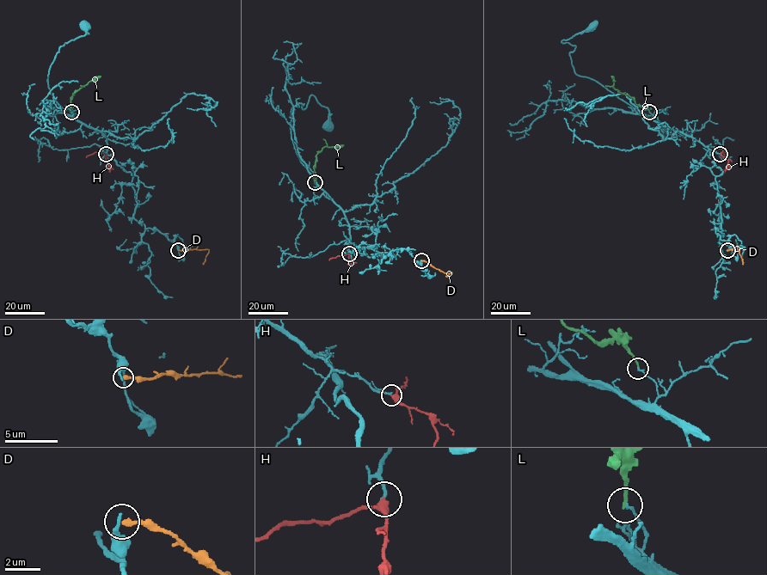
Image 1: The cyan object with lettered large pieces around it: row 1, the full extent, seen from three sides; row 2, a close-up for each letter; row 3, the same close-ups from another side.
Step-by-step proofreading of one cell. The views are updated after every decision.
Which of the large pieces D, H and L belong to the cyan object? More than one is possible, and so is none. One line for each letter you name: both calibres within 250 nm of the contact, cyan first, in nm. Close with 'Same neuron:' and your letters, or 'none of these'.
H: 180 nm thick on the cyan side, 300 nm on the other
Same neuron: H

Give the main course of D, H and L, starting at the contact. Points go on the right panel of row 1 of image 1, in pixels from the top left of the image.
D: (727, 250), (739, 249), (742, 265)
H: (720, 154), (728, 161), (724, 172)
L: (649, 112), (613, 87), (611, 76)

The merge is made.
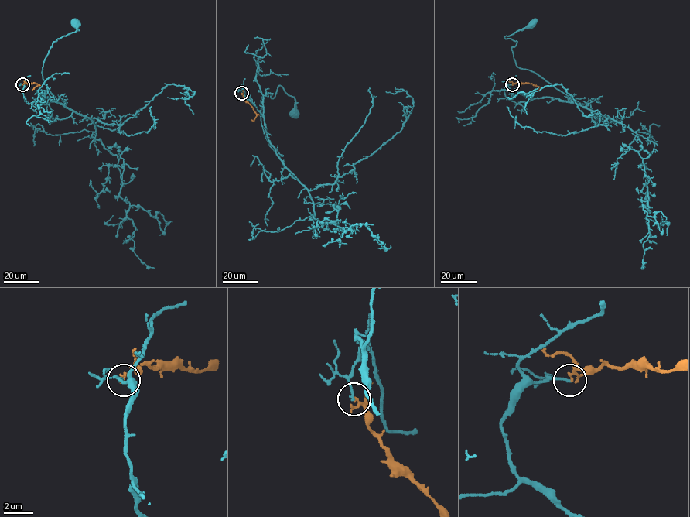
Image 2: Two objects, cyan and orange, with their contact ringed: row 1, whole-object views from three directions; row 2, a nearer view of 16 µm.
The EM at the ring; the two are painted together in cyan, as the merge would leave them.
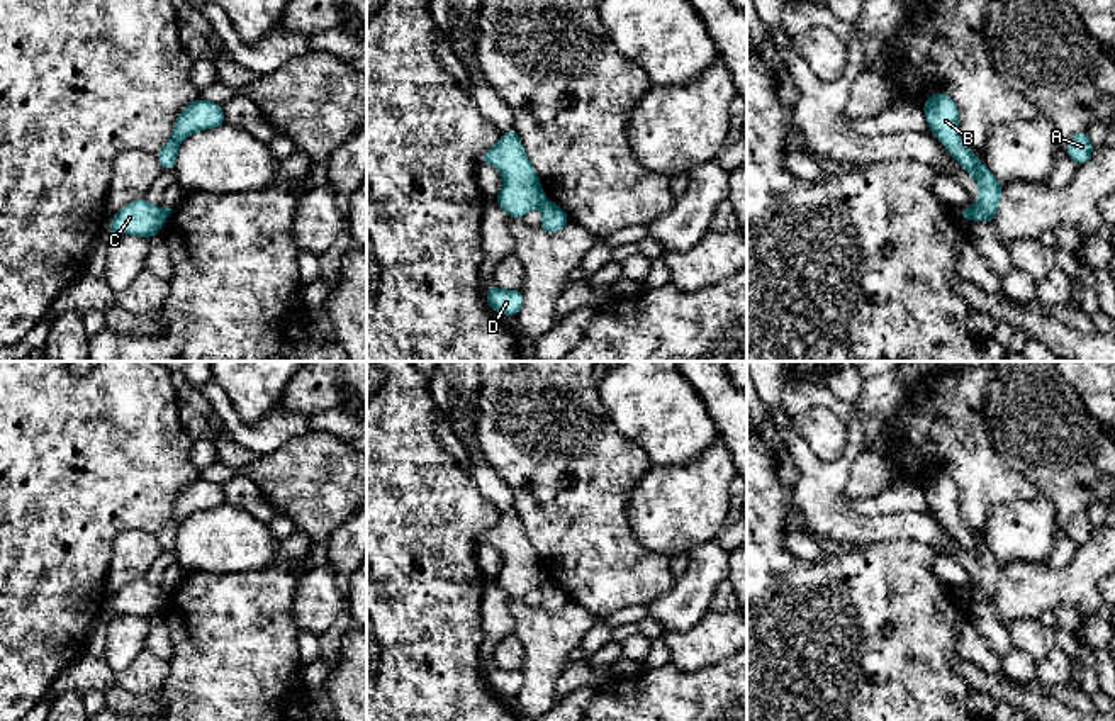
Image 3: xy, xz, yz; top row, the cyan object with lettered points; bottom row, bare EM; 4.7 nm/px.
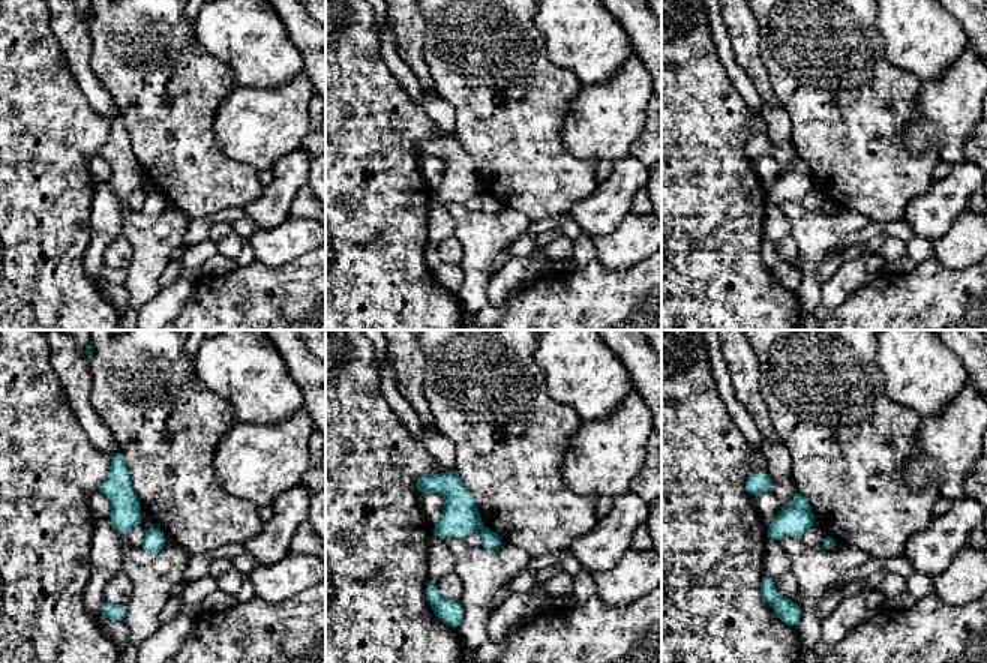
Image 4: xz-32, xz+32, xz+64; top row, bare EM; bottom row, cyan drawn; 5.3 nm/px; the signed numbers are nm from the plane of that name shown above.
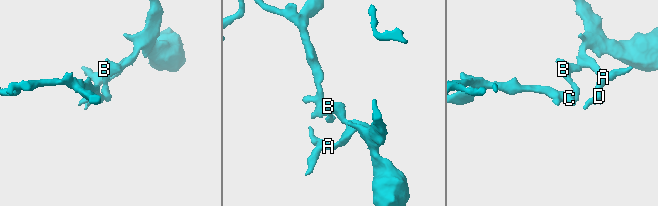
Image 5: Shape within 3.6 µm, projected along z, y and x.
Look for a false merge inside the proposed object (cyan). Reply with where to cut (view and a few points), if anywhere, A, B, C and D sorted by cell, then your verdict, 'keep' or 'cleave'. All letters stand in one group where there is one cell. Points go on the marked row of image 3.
cut in xz along (545, 199), (538, 206); A B D / C; cleave

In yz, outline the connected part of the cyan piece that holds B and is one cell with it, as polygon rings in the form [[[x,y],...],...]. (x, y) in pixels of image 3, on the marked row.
[[[939,92],[925,100],[923,112],[930,132],[976,180],[979,188],[979,200],[976,205],[969,205],[966,209],[967,221],[983,219],[993,224],[1001,198],[1001,183],[984,165],[978,161],[978,154],[962,143],[959,134],[959,110],[954,100],[949,93]]]

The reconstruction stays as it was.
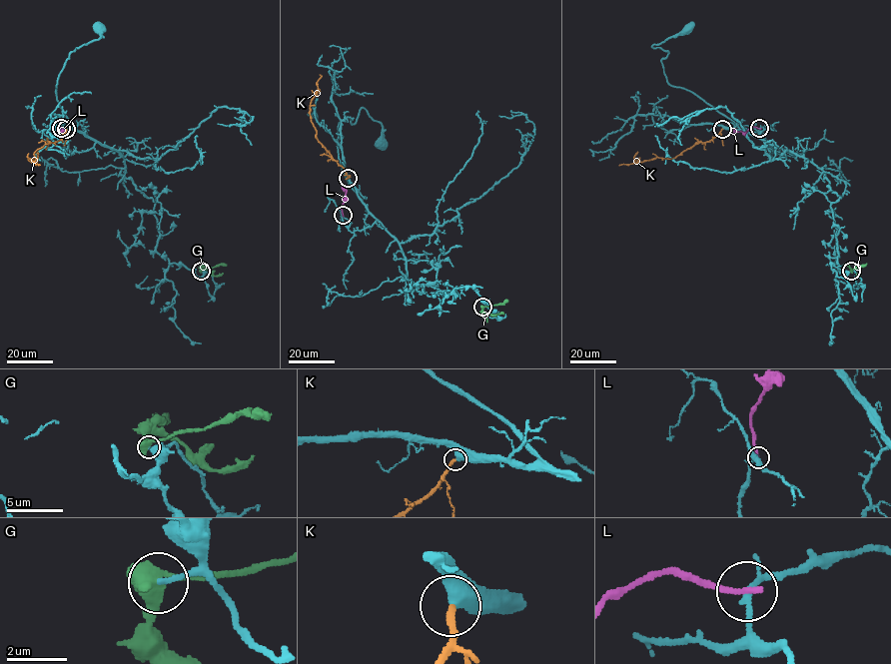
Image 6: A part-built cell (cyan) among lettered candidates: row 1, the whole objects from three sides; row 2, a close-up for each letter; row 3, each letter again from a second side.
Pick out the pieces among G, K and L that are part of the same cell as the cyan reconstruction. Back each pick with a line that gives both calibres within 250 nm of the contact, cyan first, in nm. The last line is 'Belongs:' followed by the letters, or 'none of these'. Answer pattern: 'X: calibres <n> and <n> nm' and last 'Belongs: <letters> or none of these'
K: calibres 600 and 200 nm
Belongs: K

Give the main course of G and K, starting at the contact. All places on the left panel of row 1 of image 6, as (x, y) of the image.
G: (201, 271), (202, 268), (214, 276), (223, 273)
K: (66, 129), (59, 141), (36, 150), (33, 158), (28, 157), (38, 165)

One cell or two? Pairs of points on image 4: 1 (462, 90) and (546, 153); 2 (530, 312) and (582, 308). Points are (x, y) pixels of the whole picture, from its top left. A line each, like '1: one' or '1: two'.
1: one
2: one

